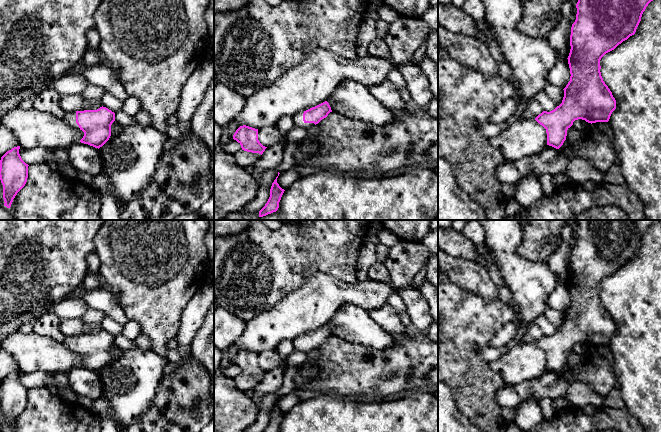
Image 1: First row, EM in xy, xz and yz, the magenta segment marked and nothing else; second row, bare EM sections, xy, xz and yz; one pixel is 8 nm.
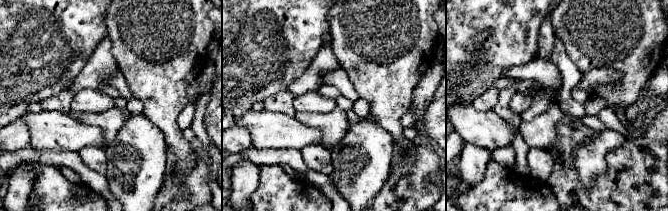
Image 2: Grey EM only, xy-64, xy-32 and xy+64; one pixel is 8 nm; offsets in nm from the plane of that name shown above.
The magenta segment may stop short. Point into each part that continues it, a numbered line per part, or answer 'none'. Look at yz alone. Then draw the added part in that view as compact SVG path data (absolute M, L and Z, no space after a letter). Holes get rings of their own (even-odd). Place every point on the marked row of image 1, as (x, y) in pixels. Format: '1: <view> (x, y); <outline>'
none

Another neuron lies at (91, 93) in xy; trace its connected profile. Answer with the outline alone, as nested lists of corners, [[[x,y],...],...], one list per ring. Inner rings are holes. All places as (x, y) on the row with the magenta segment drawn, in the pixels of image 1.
[[[88,84],[87,87],[83,90],[82,95],[87,101],[93,102],[101,100],[104,93],[105,89],[96,85]]]

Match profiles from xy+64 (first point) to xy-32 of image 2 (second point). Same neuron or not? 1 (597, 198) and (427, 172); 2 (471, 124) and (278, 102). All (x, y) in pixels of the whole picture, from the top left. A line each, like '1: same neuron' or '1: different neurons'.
1: same neuron
2: different neurons

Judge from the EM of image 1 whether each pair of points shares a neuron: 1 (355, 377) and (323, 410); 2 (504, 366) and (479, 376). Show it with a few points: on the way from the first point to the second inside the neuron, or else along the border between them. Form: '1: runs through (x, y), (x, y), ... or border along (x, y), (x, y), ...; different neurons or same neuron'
1: border along (321, 392), (334, 394), (342, 398); different neurons
2: border along (505, 352), (491, 363), (491, 368), (507, 384); different neurons

